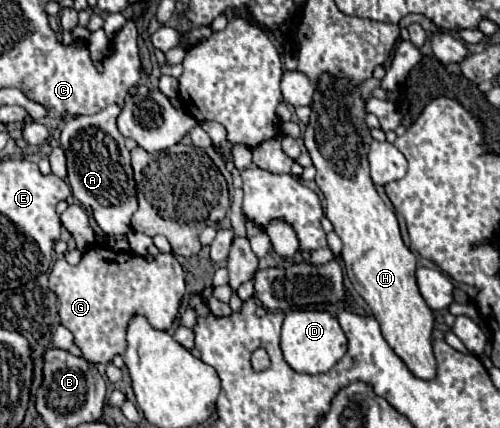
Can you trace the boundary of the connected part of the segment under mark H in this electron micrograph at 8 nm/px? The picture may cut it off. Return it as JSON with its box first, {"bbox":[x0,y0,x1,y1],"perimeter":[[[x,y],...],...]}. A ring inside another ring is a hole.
{"bbox":[304,73,436,379],"perimeter":[[[322,73],[320,79],[314,83],[314,97],[312,97],[312,115],[306,125],[304,133],[304,145],[314,161],[316,167],[316,185],[326,197],[326,217],[334,225],[336,235],[342,239],[342,261],[346,267],[346,275],[352,281],[354,289],[360,293],[360,297],[368,303],[372,309],[376,321],[382,327],[382,335],[388,341],[388,345],[394,349],[394,353],[408,365],[408,369],[422,377],[432,379],[436,375],[436,359],[432,351],[432,325],[434,317],[426,301],[422,299],[418,285],[416,285],[416,257],[414,253],[404,245],[398,229],[398,219],[392,209],[386,207],[386,203],[380,199],[368,167],[368,149],[372,143],[370,127],[366,125],[366,99],[362,97],[360,85],[350,83],[346,77],[334,77],[330,73]]]}

